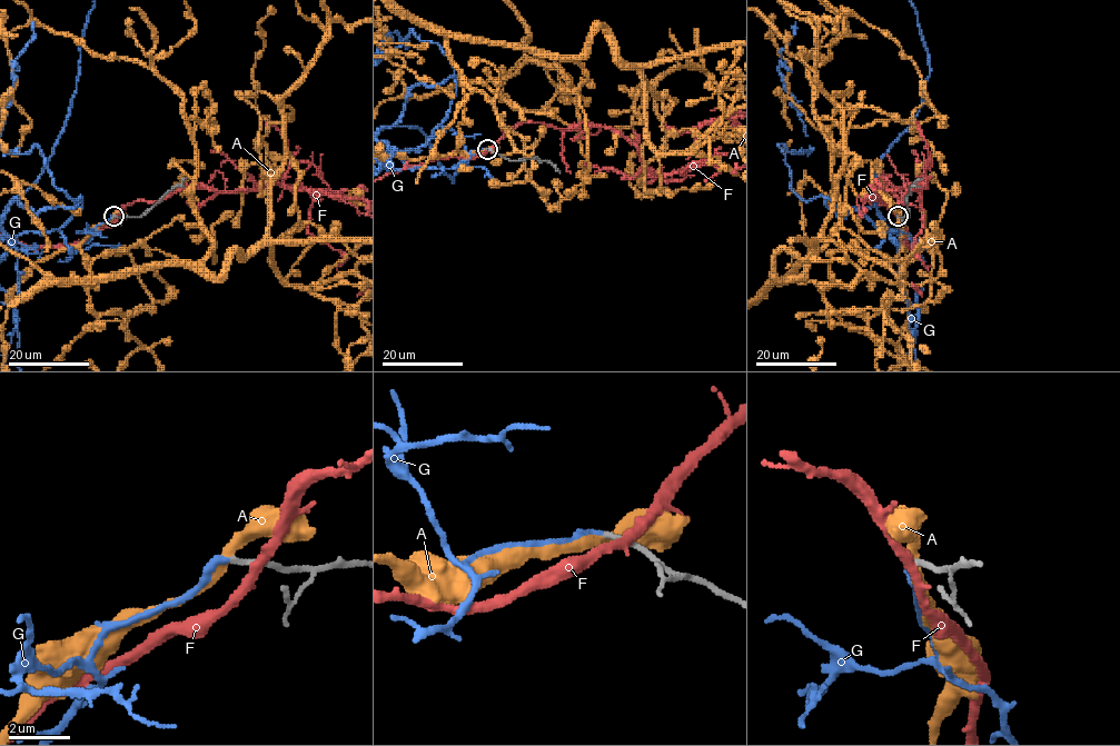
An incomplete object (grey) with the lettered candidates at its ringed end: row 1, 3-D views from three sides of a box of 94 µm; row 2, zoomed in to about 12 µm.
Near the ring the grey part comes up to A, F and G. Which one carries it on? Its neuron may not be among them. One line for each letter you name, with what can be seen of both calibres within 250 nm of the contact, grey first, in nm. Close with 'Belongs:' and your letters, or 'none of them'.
G: 170/200 nm
Belongs: G

